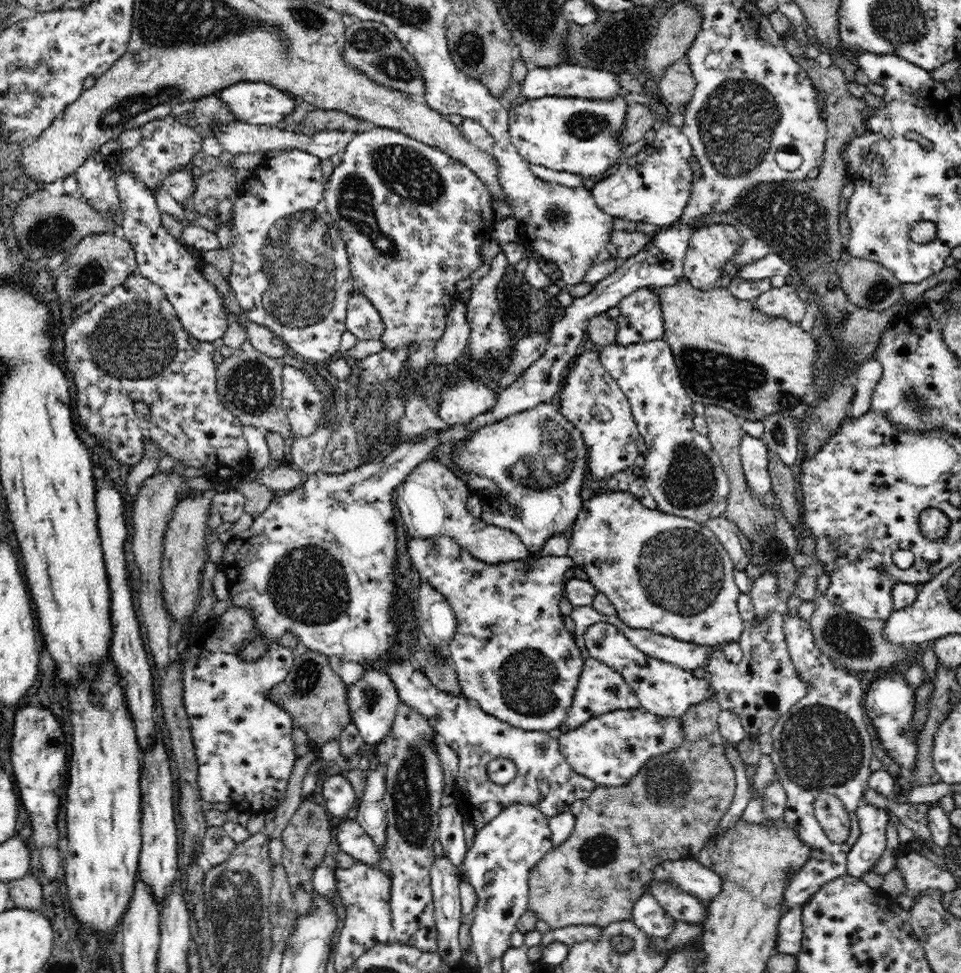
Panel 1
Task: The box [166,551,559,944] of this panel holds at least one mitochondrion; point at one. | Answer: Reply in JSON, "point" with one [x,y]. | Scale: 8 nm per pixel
{"point":[412,808]}

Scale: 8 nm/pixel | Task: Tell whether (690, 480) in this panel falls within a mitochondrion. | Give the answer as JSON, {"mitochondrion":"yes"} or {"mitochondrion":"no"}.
{"mitochondrion":"yes"}

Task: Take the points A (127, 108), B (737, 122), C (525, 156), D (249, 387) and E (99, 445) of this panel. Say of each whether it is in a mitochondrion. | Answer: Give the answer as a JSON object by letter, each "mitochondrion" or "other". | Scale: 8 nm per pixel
{"A":"mitochondrion","B":"mitochondrion","C":"other","D":"mitochondrion","E":"other"}

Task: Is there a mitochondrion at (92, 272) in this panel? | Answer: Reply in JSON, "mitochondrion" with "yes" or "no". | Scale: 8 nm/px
{"mitochondrion":"yes"}

